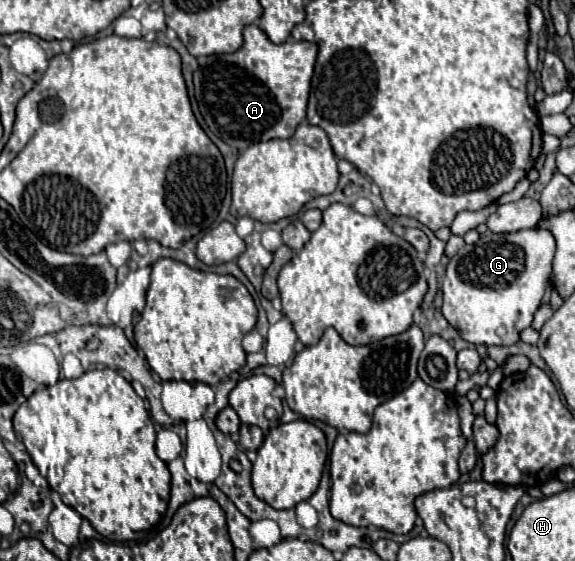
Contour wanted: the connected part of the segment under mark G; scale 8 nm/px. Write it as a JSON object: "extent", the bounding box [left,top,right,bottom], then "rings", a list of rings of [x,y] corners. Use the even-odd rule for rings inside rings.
{"extent":[442,228,556,344],"rings":[[[530,228],[520,230],[514,234],[482,234],[484,244],[472,244],[460,248],[448,262],[448,270],[442,282],[444,292],[444,306],[442,314],[444,318],[462,334],[464,340],[472,344],[510,344],[518,340],[518,332],[528,328],[532,324],[532,316],[536,308],[542,302],[544,290],[548,286],[550,274],[552,274],[552,258],[556,250],[556,242],[550,230],[544,228]]]}

